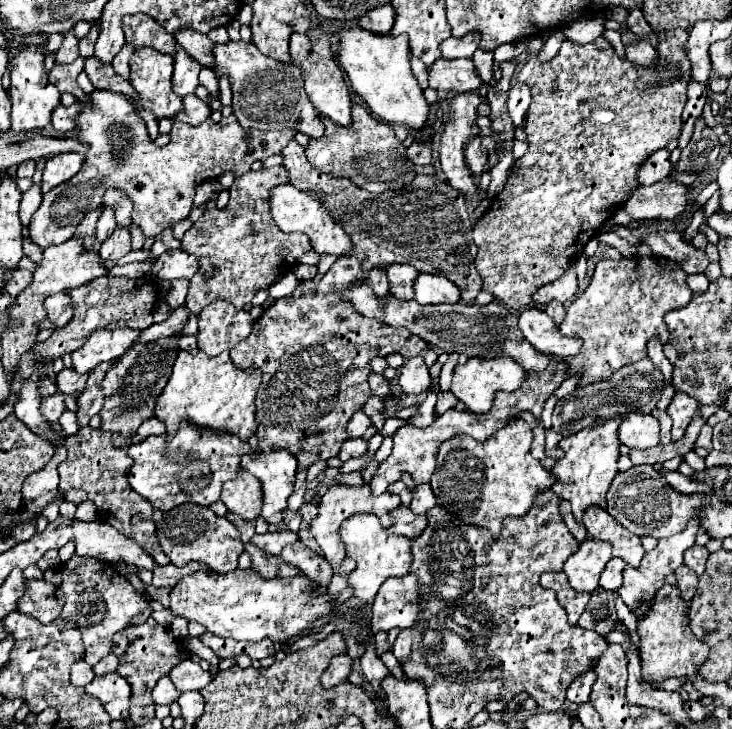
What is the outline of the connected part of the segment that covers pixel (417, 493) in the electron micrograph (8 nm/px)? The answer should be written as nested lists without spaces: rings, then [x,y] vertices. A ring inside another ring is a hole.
[[[420,484],[416,486],[414,490],[414,500],[410,504],[412,512],[418,512],[418,514],[426,514],[430,508],[436,506],[436,496],[432,492],[432,488],[428,484]]]

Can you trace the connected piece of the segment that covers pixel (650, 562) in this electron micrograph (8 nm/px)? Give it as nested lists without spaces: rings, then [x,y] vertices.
[[[692,518],[690,524],[688,524],[688,528],[686,528],[684,532],[674,534],[674,536],[670,536],[670,538],[662,538],[662,540],[658,542],[658,546],[642,558],[640,568],[630,568],[630,566],[626,566],[626,570],[624,570],[624,584],[622,584],[622,588],[618,590],[618,596],[624,600],[624,604],[630,608],[630,612],[632,612],[634,616],[638,616],[638,618],[646,616],[646,612],[648,612],[650,606],[652,606],[652,600],[654,600],[656,592],[664,586],[666,580],[668,580],[668,584],[674,584],[674,582],[676,582],[674,570],[682,564],[684,552],[686,552],[690,546],[694,546],[696,536],[698,536],[698,530],[700,530],[700,524],[698,524],[698,520]]]

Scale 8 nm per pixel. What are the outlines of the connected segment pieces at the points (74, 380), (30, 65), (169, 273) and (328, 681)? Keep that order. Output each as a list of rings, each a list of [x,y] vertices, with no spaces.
[[[64,368],[56,374],[56,386],[62,394],[70,394],[74,400],[84,392],[88,374],[78,374],[74,368]]]
[[[26,46],[24,50],[20,50],[18,56],[14,58],[14,68],[12,68],[10,78],[12,78],[12,84],[10,84],[8,92],[10,92],[10,100],[12,100],[12,130],[28,132],[28,130],[38,130],[38,128],[50,126],[52,112],[56,106],[60,106],[60,92],[46,78],[42,50],[34,48],[34,46]]]
[[[182,248],[168,250],[166,254],[158,256],[152,264],[152,276],[156,280],[178,280],[178,278],[192,278],[198,272],[198,258],[188,254]]]
[[[342,654],[342,656],[338,656],[330,662],[330,666],[322,674],[320,682],[322,682],[324,688],[332,688],[332,686],[338,686],[338,684],[346,682],[350,672],[352,672],[352,658],[348,654]]]

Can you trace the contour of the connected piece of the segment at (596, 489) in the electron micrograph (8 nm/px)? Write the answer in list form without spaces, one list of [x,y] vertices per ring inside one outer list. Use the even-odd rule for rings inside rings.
[[[620,418],[614,420],[604,420],[602,424],[596,424],[594,428],[584,428],[574,436],[564,438],[558,448],[562,448],[562,458],[556,460],[554,468],[550,470],[556,476],[554,482],[554,494],[562,500],[568,500],[572,504],[572,514],[582,524],[582,516],[588,506],[606,506],[606,492],[608,486],[618,472],[618,426]],[[570,456],[574,460],[570,460]]]

